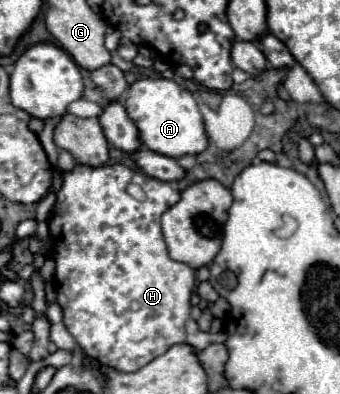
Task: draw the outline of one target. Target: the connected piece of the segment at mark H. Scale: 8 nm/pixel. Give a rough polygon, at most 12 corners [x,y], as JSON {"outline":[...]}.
{"outline":[[62,170],[50,242],[64,324],[136,372],[226,334],[190,318],[168,182]]}

